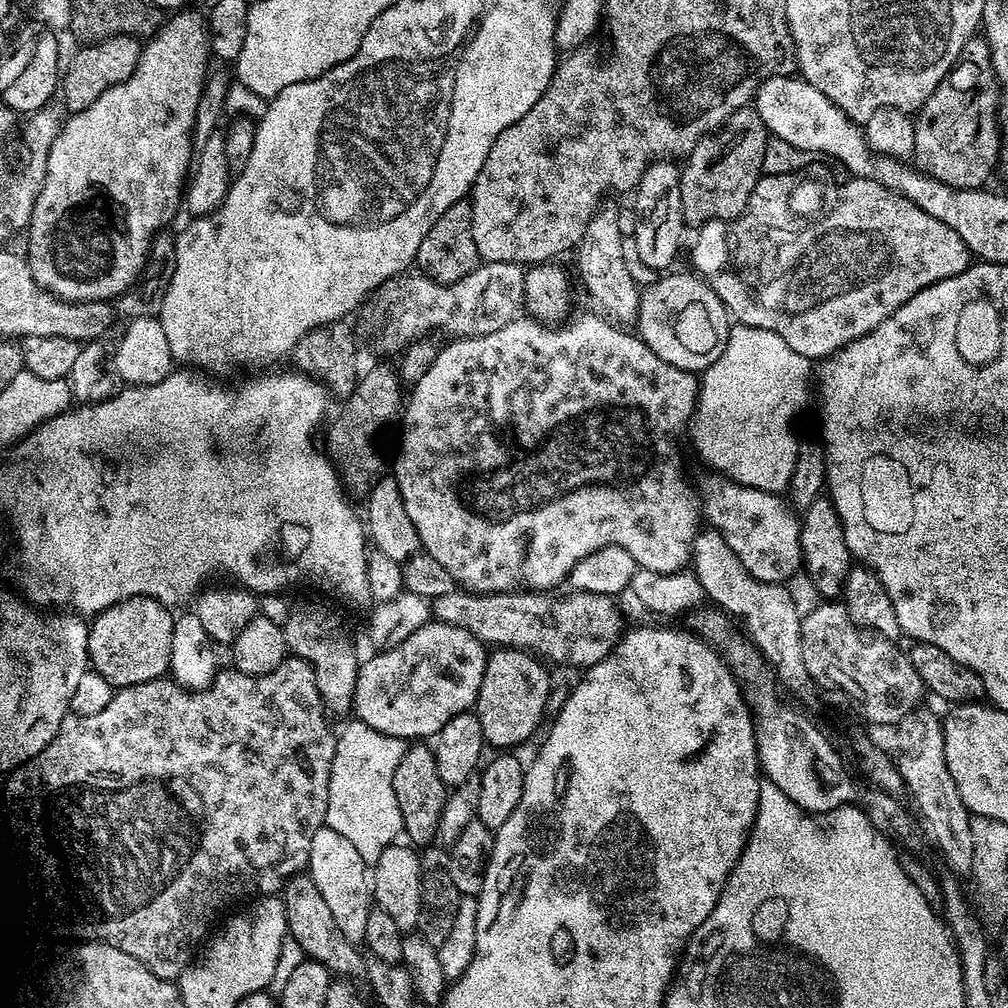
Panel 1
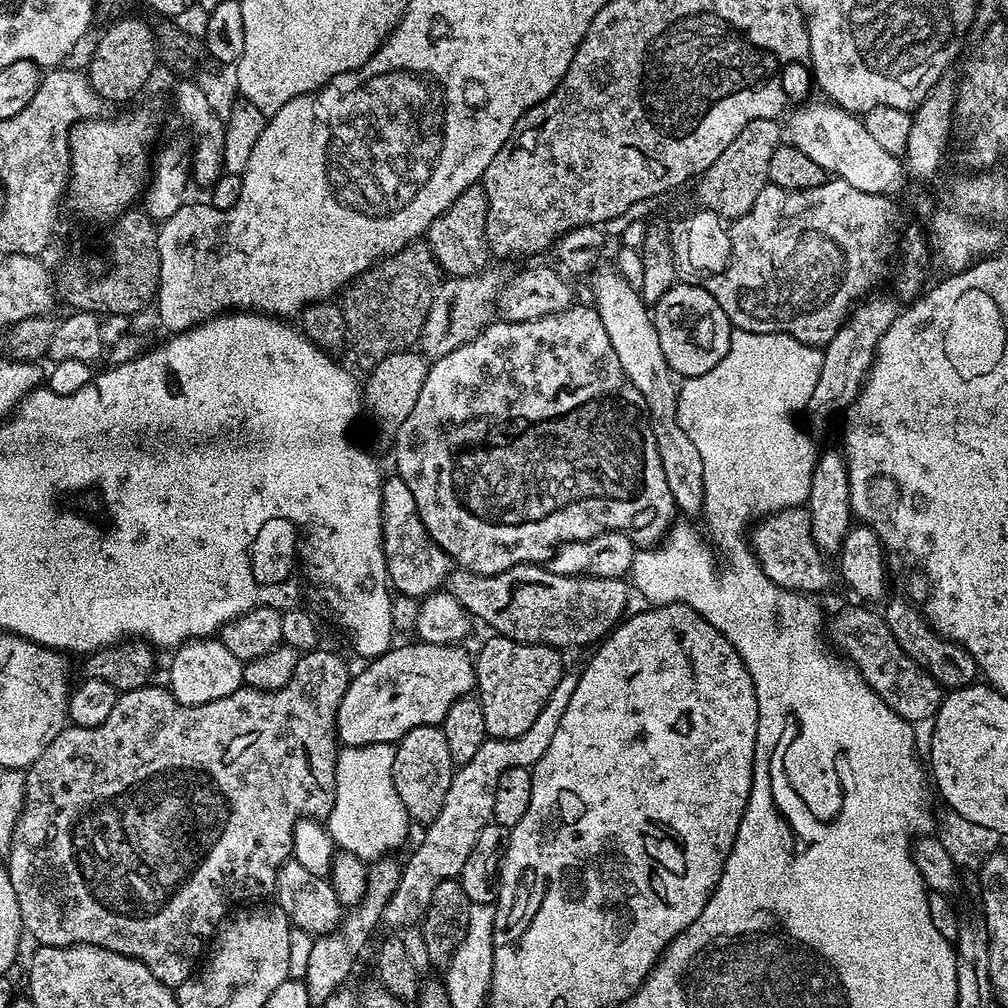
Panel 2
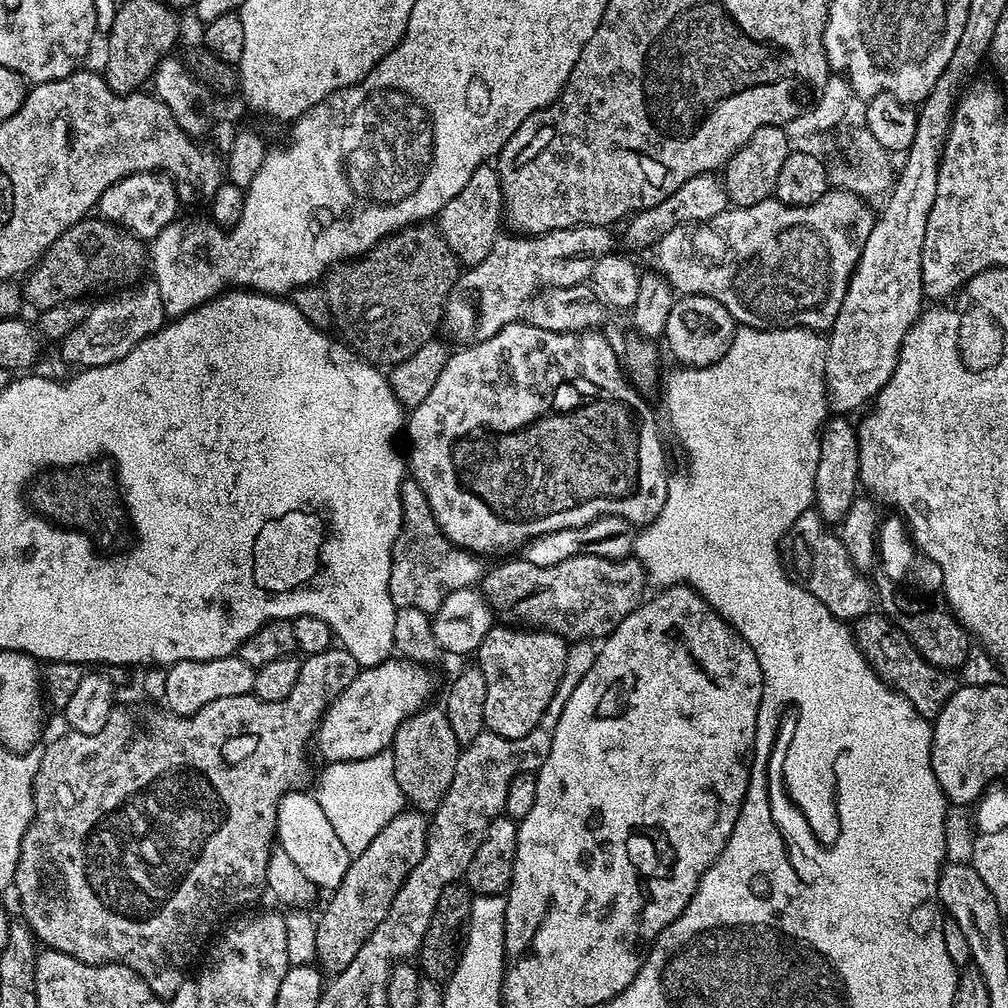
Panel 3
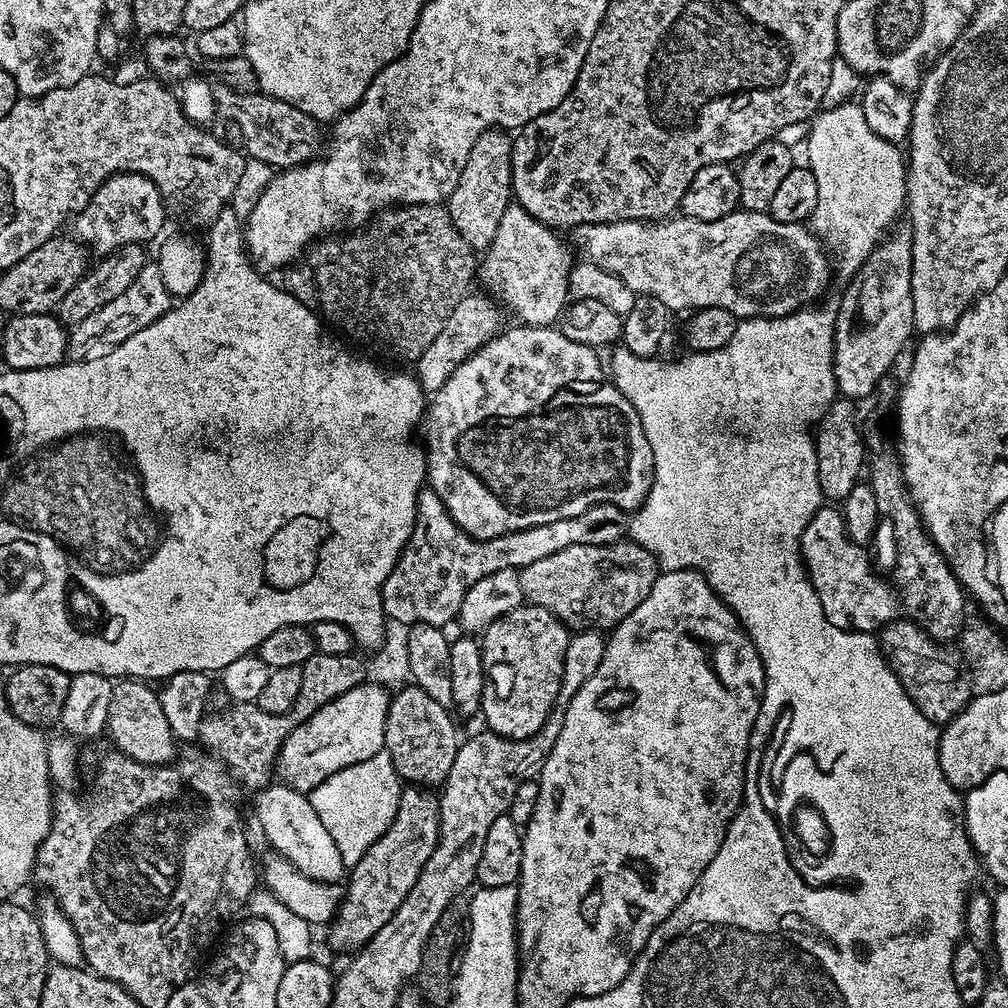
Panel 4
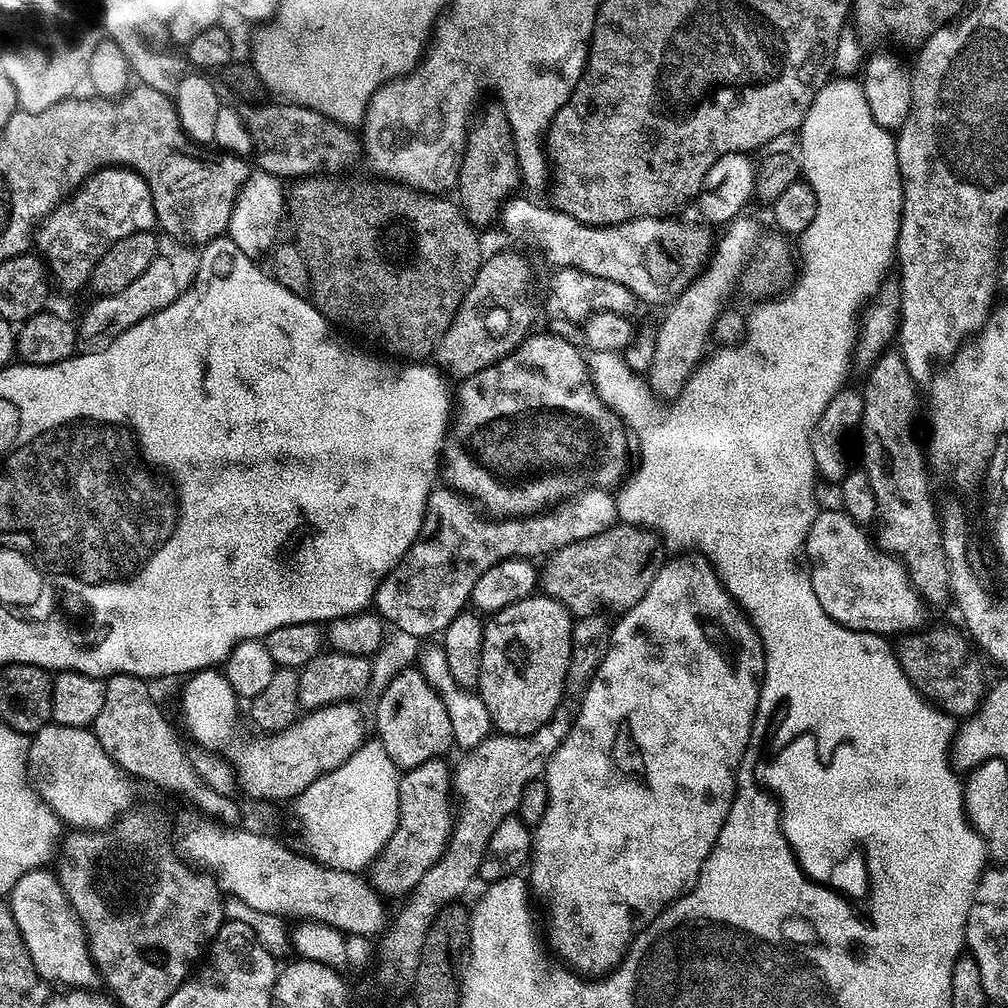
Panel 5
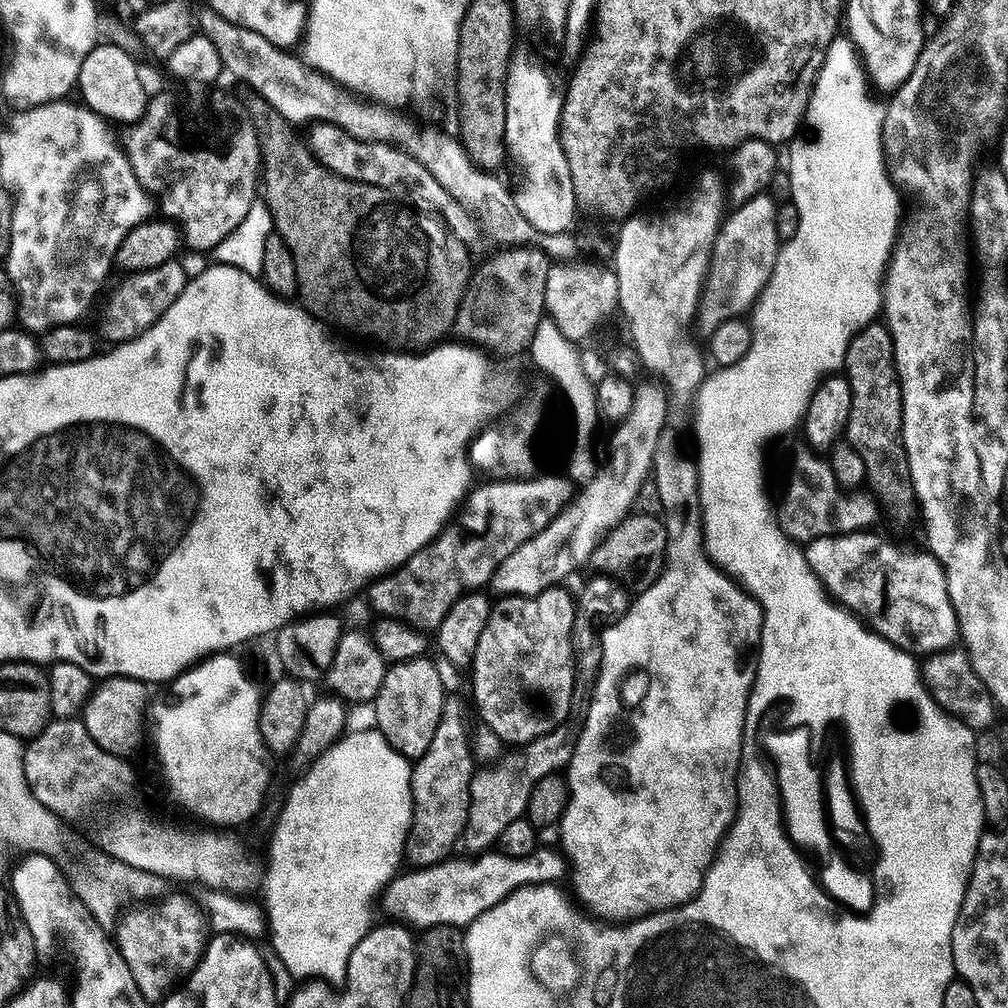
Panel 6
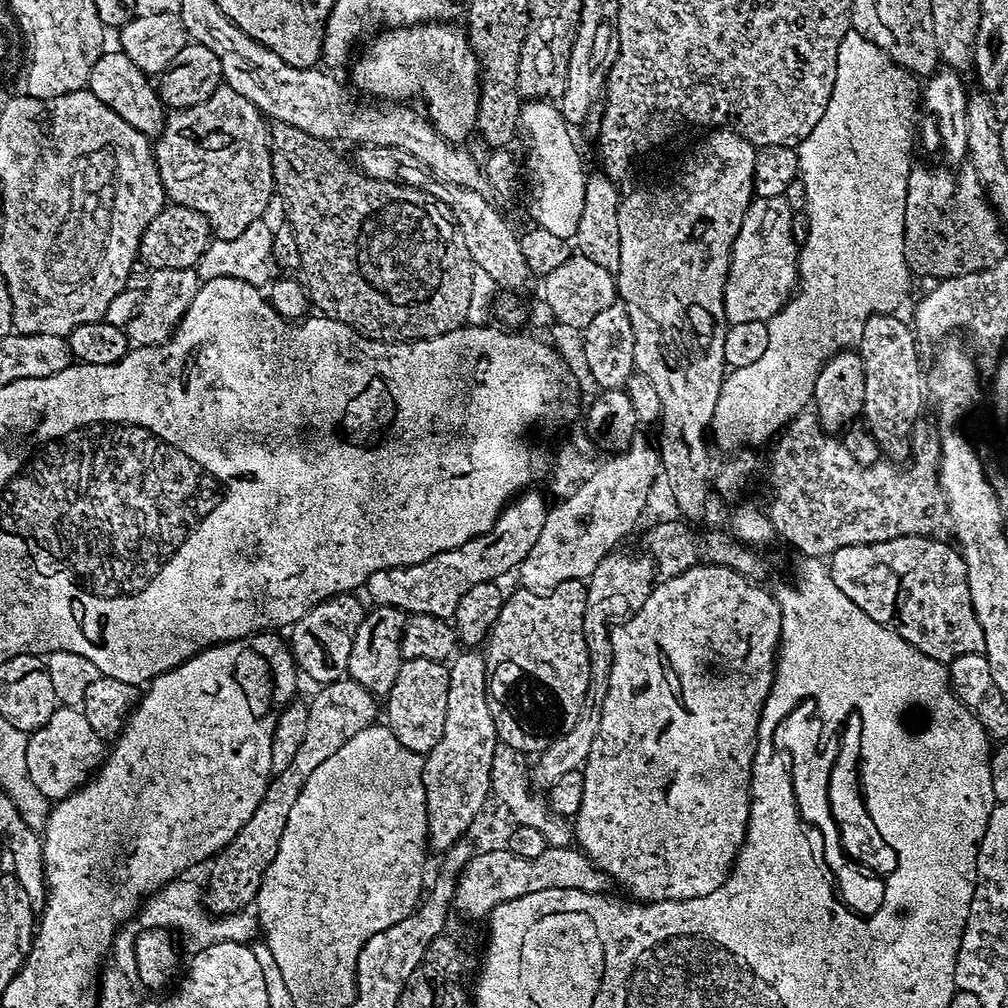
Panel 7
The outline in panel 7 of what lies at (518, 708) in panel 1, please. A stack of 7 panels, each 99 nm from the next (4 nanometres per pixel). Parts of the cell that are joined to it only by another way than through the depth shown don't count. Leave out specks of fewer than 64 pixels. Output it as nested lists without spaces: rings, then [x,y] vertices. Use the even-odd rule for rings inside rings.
[[[581,581],[562,582],[547,592],[516,590],[500,607],[496,623],[487,640],[512,640],[508,644],[508,660],[516,660],[520,668],[536,672],[540,680],[548,680],[560,696],[560,704],[568,708],[568,717],[579,717],[580,703],[588,692],[588,646],[584,642],[586,629],[586,588]]]

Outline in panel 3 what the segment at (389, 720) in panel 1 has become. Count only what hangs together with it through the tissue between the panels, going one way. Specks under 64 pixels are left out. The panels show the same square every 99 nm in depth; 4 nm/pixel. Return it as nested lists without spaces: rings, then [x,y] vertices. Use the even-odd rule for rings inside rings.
[[[389,658],[384,663],[365,668],[338,694],[338,698],[324,712],[314,732],[314,745],[325,756],[325,761],[361,760],[370,758],[374,754],[391,749],[392,739],[398,726],[408,716],[413,716],[429,703],[432,696],[432,676],[423,663],[412,663],[403,658]]]

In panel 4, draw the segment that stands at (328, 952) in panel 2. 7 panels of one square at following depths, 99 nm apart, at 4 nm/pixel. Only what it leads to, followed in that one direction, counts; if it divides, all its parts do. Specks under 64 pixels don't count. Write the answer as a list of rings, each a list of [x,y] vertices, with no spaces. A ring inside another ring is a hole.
[[[420,786],[405,787],[390,826],[347,873],[348,888],[346,884],[340,908],[327,929],[330,947],[347,954],[355,953],[368,944],[370,938],[390,922],[390,918],[394,918],[394,910],[402,906],[406,894],[410,894],[414,882],[418,882],[422,866],[426,866],[430,854],[434,854],[439,833],[440,802],[437,793]]]

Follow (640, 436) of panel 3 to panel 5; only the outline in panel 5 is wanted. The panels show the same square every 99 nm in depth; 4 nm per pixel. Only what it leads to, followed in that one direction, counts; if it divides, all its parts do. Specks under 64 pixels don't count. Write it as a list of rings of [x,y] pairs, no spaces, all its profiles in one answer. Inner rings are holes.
[[[537,331],[535,334],[525,335],[524,341],[516,347],[506,358],[502,358],[494,366],[486,366],[478,370],[478,374],[463,377],[464,386],[458,396],[458,409],[454,419],[446,433],[444,447],[442,449],[442,480],[449,488],[455,488],[457,492],[463,492],[477,505],[489,508],[489,513],[500,518],[509,516],[527,516],[533,512],[547,509],[549,506],[569,497],[573,492],[591,485],[594,480],[592,467],[596,464],[596,419],[606,412],[603,401],[595,393],[592,383],[589,381],[588,367],[585,357],[572,346],[569,339],[564,339],[547,331]]]

